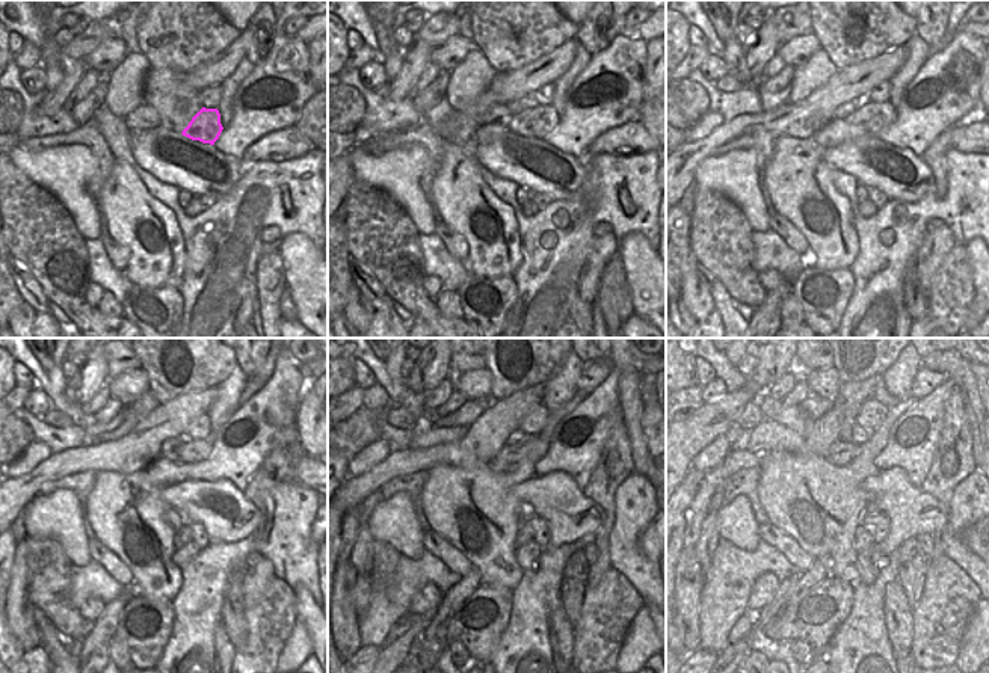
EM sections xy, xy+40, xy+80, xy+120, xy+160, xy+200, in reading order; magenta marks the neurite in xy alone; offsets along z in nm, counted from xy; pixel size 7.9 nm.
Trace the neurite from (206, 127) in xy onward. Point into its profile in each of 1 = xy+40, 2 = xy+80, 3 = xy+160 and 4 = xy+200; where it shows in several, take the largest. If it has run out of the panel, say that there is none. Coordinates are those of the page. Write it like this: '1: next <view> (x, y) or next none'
1: next xy+40 (539, 121)
2: next xy+80 (873, 116)
3: next xy+160 (511, 453)
4: next xy+200 (840, 453)

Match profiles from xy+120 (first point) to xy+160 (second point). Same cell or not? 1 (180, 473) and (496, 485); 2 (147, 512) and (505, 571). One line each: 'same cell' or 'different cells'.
1: different cells
2: same cell

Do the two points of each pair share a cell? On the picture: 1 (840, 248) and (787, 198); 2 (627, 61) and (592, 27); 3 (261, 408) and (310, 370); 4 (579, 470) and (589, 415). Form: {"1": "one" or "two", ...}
{"1": "one", "2": "two", "3": "two", "4": "one"}

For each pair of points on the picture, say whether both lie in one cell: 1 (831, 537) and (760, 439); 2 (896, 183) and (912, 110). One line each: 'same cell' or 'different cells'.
1: same cell
2: different cells

